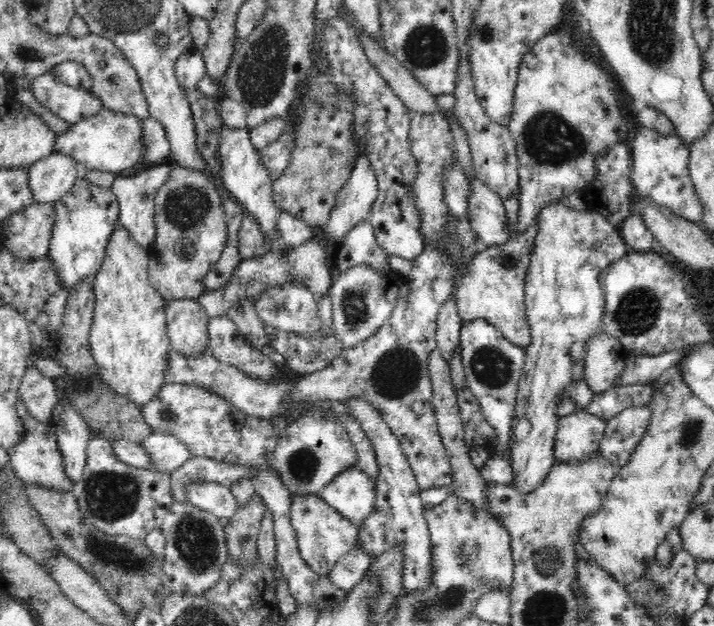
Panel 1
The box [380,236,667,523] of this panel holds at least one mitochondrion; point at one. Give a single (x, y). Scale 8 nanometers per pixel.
(638, 310)

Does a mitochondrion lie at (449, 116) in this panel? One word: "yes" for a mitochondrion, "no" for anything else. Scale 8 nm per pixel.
no

